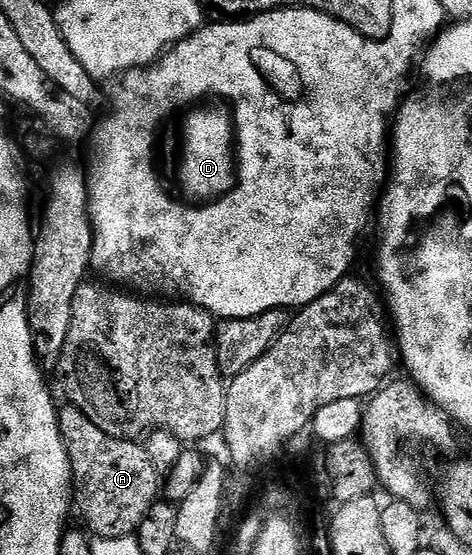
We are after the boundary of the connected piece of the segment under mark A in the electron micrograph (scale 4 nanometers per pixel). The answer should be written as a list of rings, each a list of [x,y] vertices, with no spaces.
[[[88,416],[67,417],[64,427],[73,460],[72,473],[78,479],[78,510],[84,513],[83,525],[93,535],[96,533],[97,539],[133,537],[150,508],[162,498],[162,472],[154,464],[147,445],[130,438],[110,436]]]

